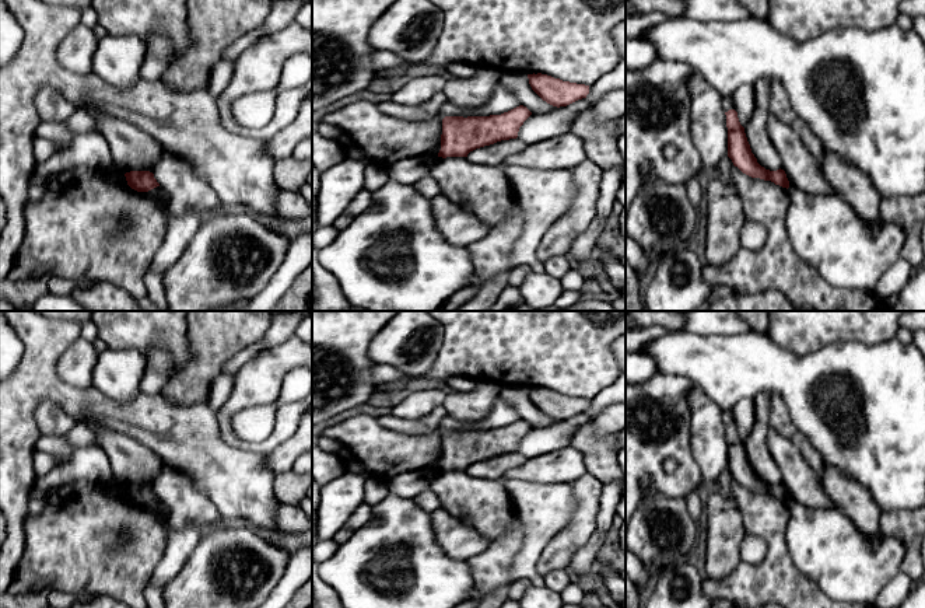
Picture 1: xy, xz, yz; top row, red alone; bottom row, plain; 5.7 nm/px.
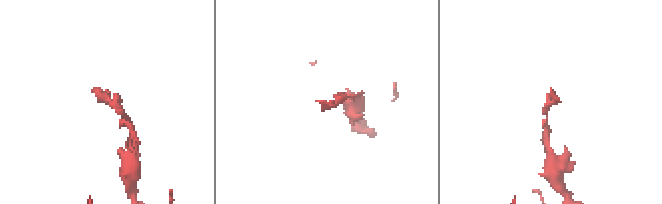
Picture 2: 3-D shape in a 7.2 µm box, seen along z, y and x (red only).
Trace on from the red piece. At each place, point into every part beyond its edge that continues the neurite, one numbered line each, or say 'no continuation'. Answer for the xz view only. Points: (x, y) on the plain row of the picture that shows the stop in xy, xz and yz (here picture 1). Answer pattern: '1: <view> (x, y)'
no continuation

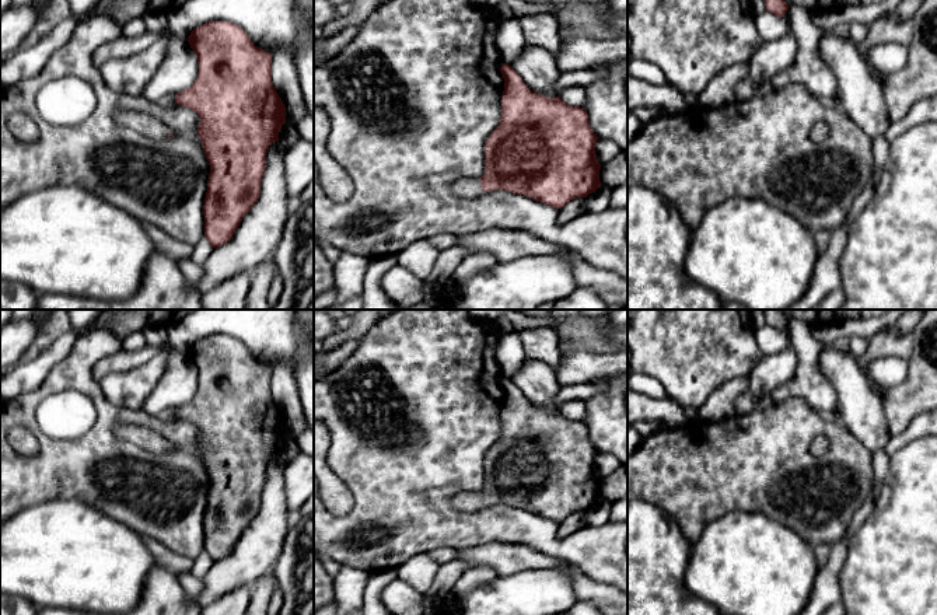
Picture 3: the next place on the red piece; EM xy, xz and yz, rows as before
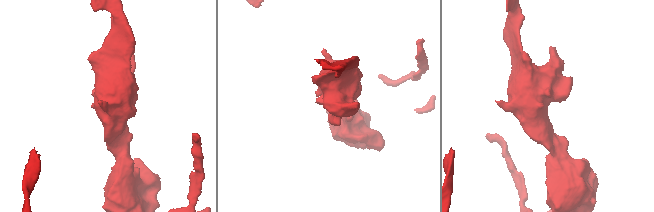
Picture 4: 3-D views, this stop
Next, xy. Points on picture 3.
1: xy (144, 437)

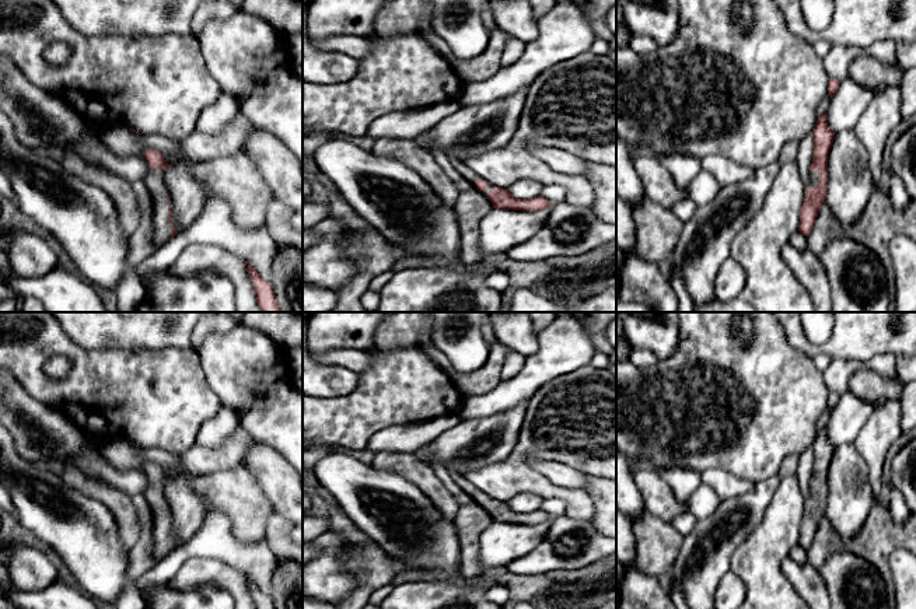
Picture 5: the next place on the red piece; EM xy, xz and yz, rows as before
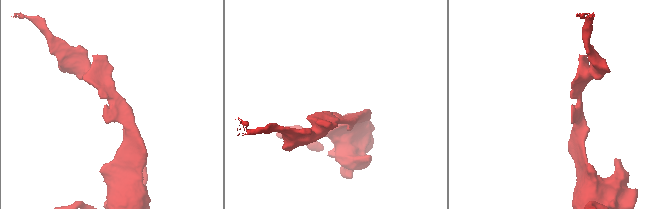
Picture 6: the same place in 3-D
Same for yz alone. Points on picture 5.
1: yz (814, 490)

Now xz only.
1: xz (461, 480)

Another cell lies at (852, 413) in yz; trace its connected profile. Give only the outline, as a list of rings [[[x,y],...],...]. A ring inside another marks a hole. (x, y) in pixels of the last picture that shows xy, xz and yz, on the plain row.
[[[846,389],[826,424],[828,438],[836,448],[853,444],[861,427],[874,414],[874,405]]]

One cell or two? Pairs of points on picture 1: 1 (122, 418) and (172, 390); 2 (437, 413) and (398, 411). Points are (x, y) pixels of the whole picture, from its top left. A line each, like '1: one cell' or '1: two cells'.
1: two cells
2: two cells

